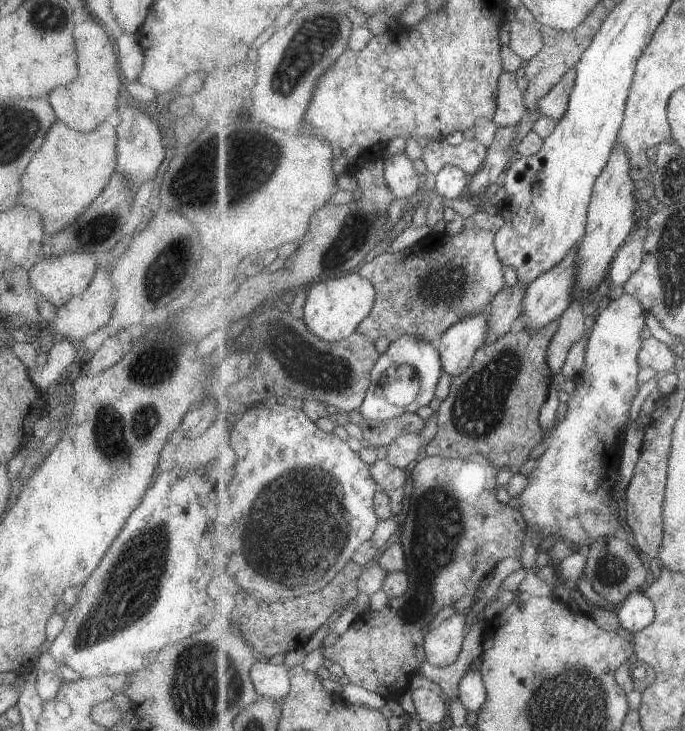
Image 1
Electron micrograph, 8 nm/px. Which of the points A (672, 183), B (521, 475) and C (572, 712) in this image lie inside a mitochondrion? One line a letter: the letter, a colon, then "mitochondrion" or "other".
A: mitochondrion
B: other
C: mitochondrion

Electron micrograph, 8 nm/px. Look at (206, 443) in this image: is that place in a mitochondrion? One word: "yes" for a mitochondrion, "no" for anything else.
no

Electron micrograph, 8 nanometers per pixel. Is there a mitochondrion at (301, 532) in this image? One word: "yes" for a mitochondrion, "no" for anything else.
yes

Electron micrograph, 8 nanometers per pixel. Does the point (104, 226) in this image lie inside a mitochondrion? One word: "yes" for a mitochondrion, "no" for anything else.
yes

